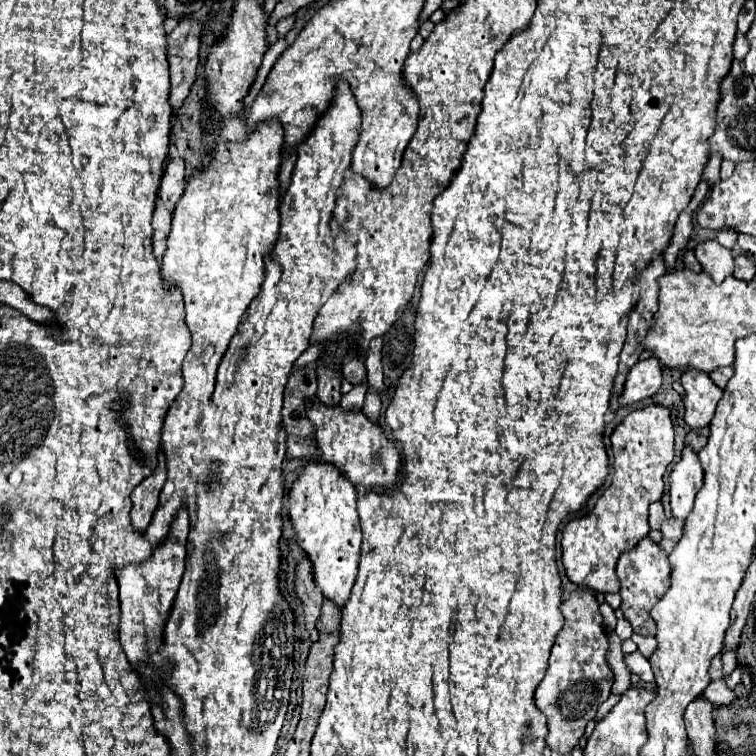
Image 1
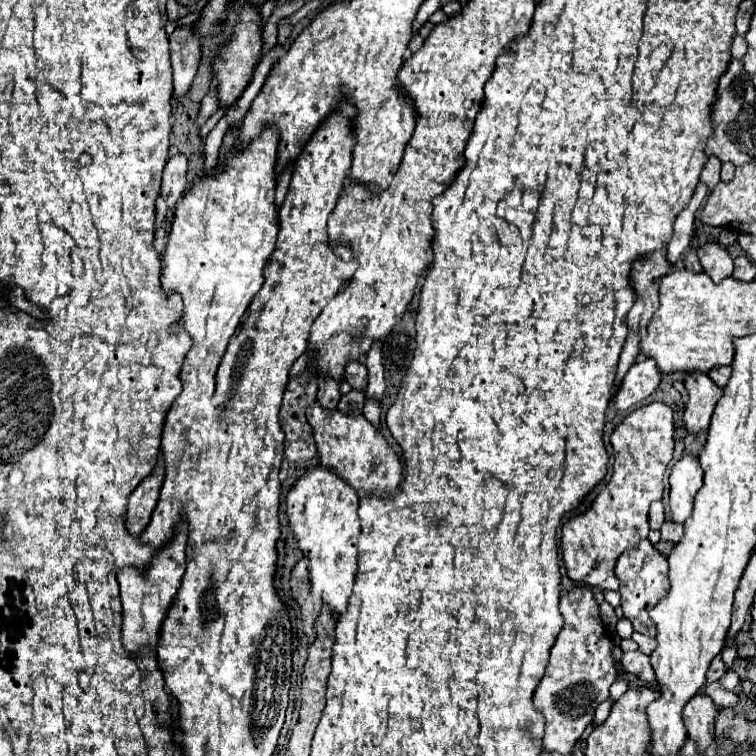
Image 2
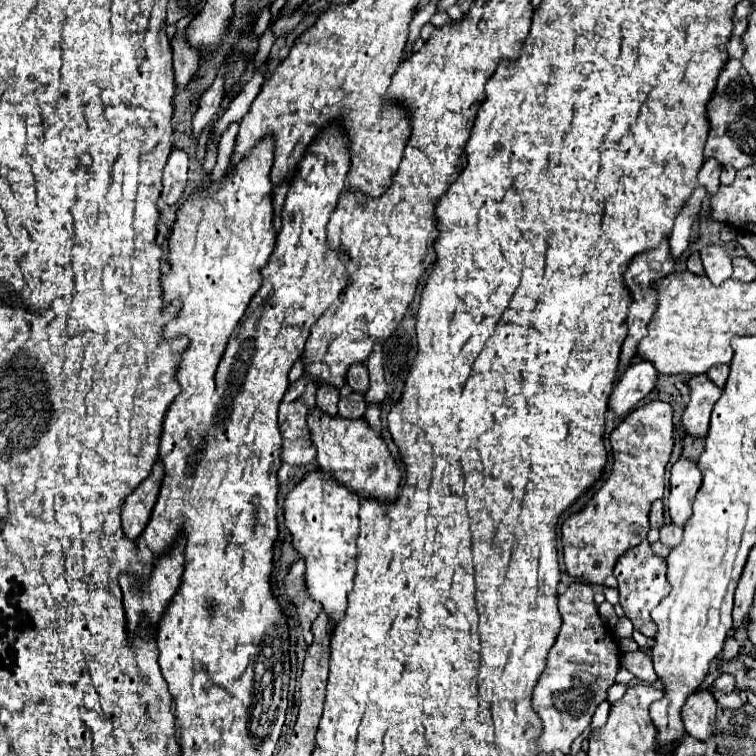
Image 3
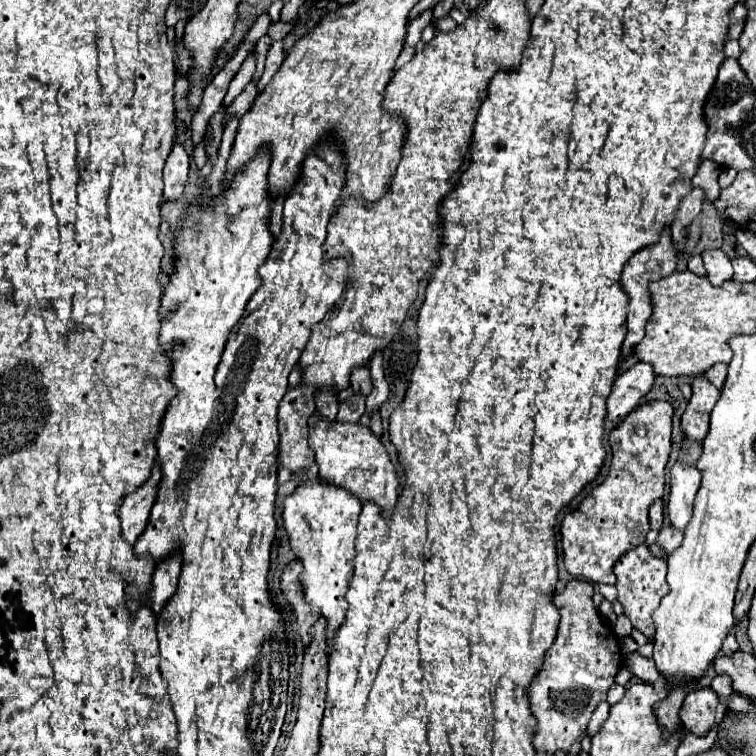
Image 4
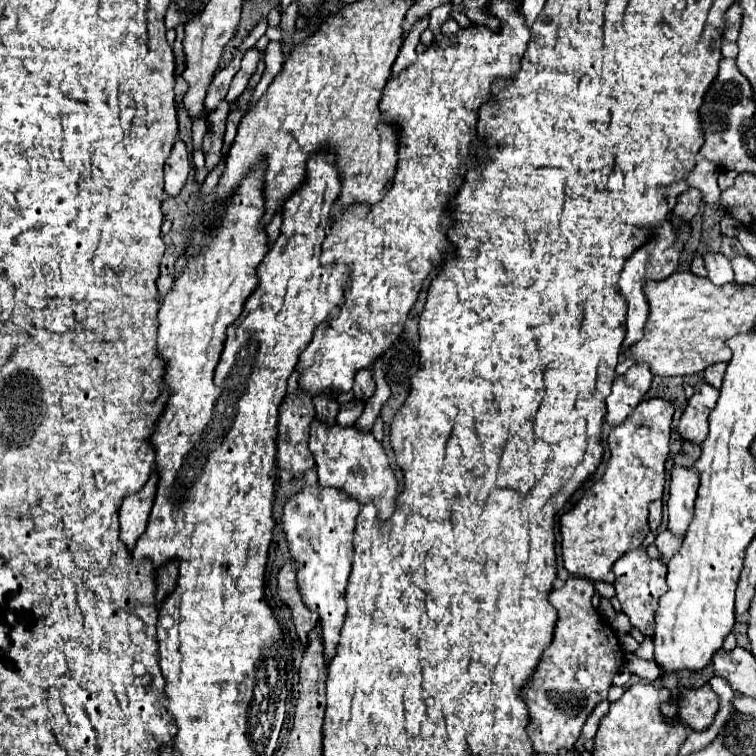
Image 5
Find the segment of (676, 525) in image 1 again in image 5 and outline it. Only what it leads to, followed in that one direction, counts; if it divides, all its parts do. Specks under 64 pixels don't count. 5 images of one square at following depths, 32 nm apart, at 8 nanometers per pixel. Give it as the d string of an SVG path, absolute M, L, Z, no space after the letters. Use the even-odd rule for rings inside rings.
M664 530L664 532L660 532L660 534L656 536L656 542L654 542L654 544L656 544L656 548L660 550L660 562L662 562L662 564L668 564L670 558L678 552L682 540L680 540L680 538L674 538L668 530Z

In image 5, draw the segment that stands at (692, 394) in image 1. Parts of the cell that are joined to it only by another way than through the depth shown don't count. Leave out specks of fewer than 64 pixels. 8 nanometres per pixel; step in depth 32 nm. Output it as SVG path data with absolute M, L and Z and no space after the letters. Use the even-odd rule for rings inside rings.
M696 384L694 396L688 400L688 406L680 418L678 434L690 444L702 444L708 436L708 414L714 410L718 400L718 390L708 384Z

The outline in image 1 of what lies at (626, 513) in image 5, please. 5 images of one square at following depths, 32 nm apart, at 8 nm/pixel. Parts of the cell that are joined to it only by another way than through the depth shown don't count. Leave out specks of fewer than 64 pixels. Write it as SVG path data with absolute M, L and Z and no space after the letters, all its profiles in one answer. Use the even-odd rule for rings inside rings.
M652 404L640 410L630 412L612 432L612 452L614 452L614 476L612 484L602 492L594 508L584 516L584 518L574 518L570 520L564 530L562 530L562 564L566 568L568 578L584 588L596 590L596 592L618 592L620 582L616 578L616 560L622 552L634 548L638 540L648 536L648 506L656 500L662 498L664 490L664 472L666 466L674 458L674 426L672 426L672 416L670 408Z

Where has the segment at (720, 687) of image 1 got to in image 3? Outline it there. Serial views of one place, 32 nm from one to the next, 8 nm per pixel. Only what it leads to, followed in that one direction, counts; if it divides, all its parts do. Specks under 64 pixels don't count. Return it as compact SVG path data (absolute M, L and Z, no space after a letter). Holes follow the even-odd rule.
M710 688L710 692L716 696L716 700L718 700L718 704L720 704L722 708L728 708L728 710L740 710L740 708L744 706L744 700L742 700L740 694L736 694L736 692L732 692L732 694L722 694L722 692L714 690L714 688Z

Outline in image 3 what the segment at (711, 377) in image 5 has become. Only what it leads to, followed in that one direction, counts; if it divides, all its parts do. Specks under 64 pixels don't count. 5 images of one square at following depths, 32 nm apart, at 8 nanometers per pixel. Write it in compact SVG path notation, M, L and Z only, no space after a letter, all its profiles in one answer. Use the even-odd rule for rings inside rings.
M718 364L718 366L712 366L706 376L718 386L718 388L724 388L726 384L726 378L728 378L728 366L726 364Z

